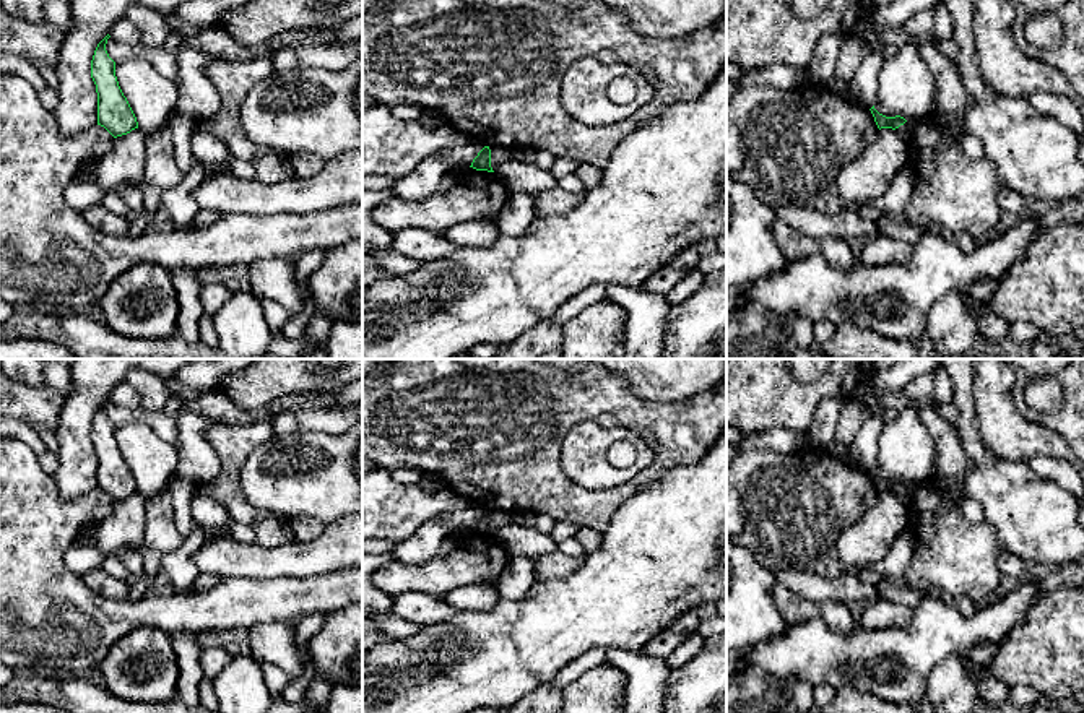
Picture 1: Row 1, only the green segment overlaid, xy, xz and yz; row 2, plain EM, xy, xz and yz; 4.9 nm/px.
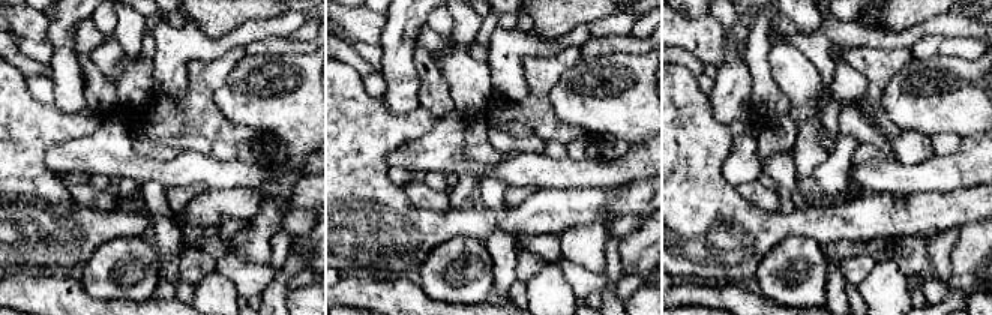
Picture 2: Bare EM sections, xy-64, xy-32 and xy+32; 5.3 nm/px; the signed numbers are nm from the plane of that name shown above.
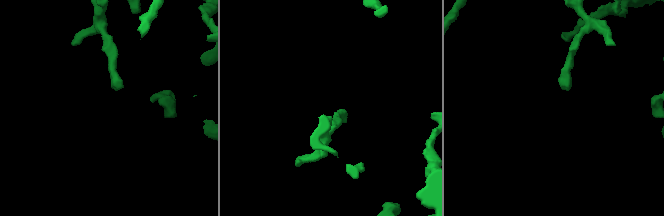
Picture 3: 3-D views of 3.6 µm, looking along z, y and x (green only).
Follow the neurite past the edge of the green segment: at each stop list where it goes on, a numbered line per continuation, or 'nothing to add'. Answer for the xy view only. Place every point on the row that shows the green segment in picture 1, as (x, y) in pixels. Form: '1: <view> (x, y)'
nothing to add

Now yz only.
nothing to add

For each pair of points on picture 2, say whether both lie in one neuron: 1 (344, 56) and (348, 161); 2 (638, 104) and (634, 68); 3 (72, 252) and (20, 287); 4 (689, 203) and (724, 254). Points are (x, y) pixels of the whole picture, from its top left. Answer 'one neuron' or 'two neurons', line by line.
1: two neurons
2: one neuron
3: two neurons
4: one neuron

